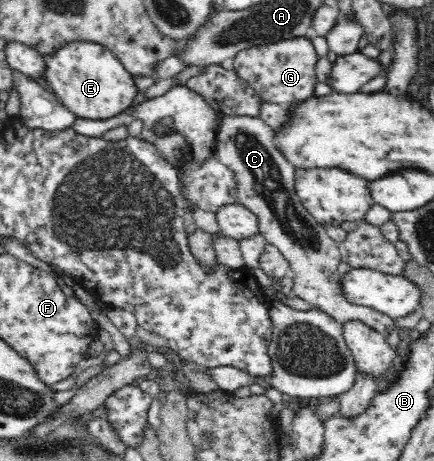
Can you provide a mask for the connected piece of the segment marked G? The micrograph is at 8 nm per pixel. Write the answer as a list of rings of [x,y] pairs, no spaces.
[[[310,34],[269,45],[252,46],[233,58],[236,73],[256,90],[264,102],[283,106],[298,105],[315,96],[316,85],[320,82],[316,76],[318,61],[319,55]]]

